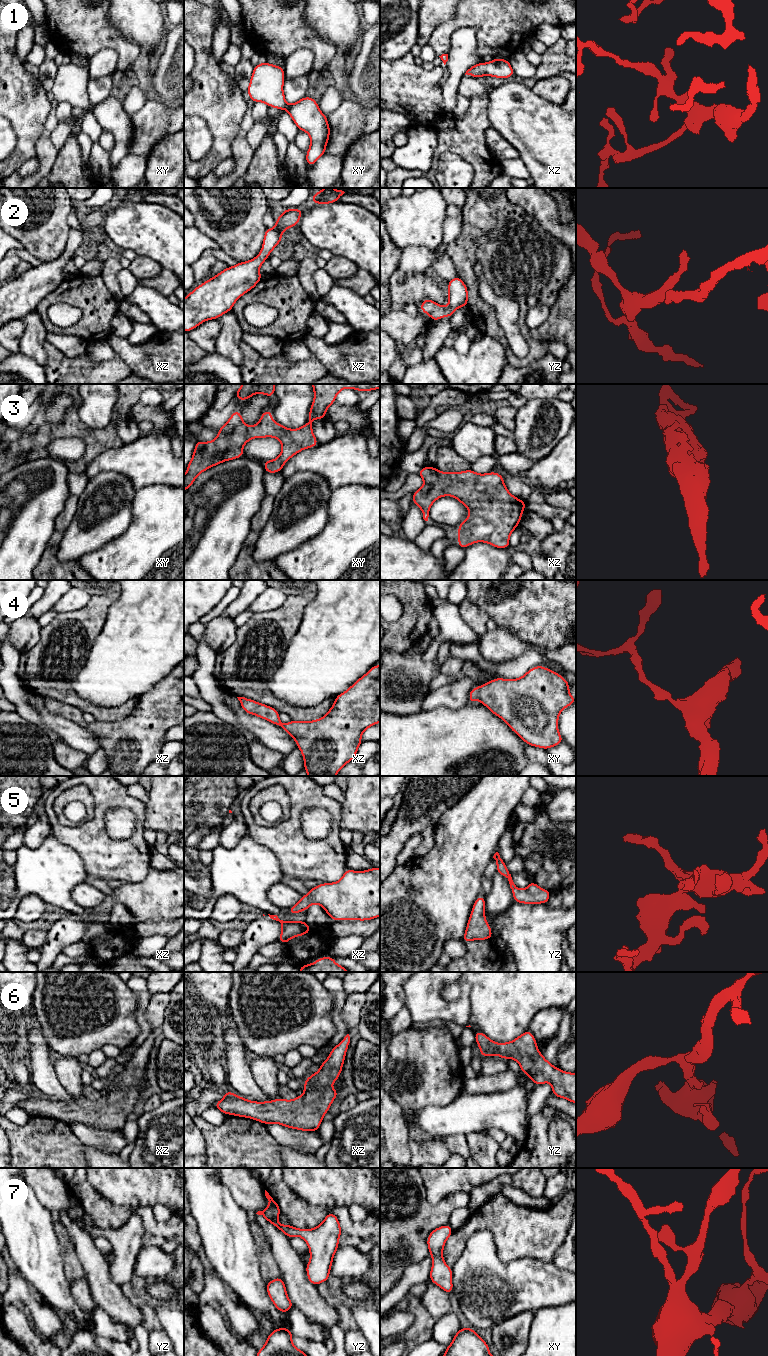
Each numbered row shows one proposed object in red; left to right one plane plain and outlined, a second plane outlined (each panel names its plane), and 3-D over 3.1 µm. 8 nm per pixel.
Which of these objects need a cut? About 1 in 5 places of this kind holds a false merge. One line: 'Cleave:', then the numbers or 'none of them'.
Cleave: none of them

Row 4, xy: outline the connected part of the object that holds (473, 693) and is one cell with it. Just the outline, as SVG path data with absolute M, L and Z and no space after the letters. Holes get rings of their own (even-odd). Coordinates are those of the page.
M535 666L518 679L495 678L469 692L469 704L477 699L494 715L507 723L528 745L545 750L563 743L558 731L560 713L576 702L569 691L569 682L544 666Z

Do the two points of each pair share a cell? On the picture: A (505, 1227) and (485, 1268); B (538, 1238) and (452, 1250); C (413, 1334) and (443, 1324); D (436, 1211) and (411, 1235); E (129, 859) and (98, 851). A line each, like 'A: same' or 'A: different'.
A: different
B: same
C: different
D: same
E: same

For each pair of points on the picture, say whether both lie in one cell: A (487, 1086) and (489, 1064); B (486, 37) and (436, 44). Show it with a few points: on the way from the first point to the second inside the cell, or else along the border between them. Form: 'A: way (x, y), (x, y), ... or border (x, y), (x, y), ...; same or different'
A: border (508, 1069), (481, 1077); different
B: way (478, 22), (458, 21), (449, 29); same

